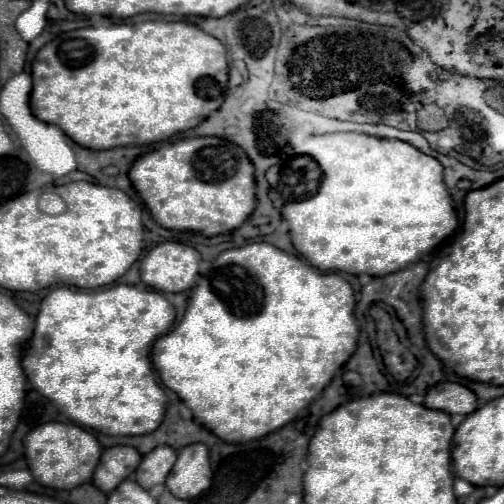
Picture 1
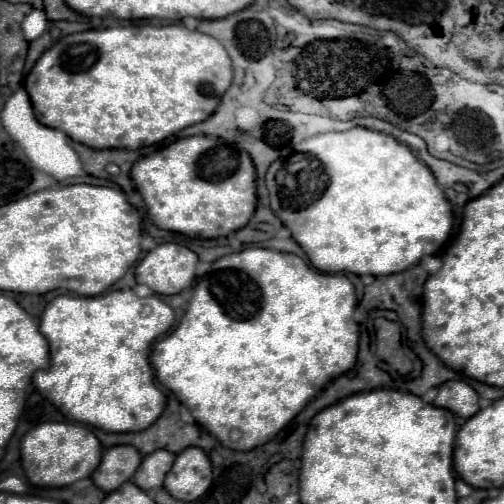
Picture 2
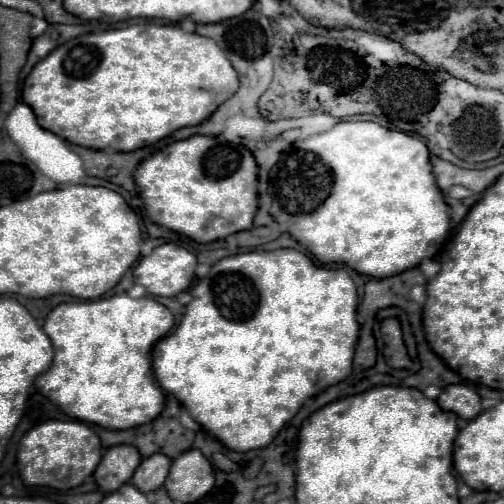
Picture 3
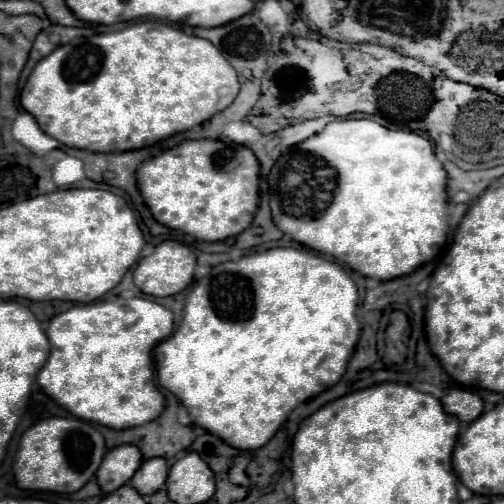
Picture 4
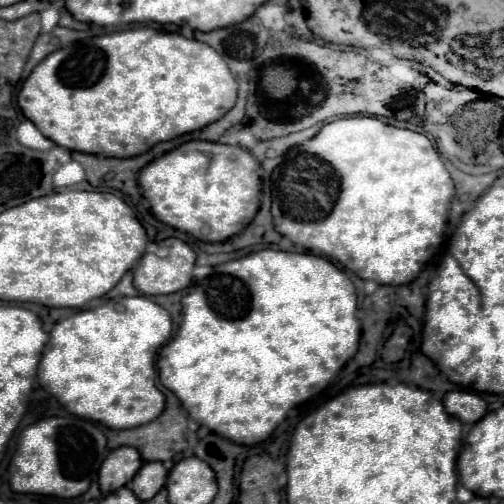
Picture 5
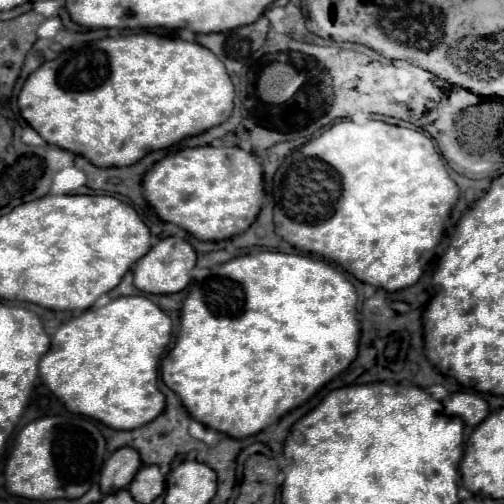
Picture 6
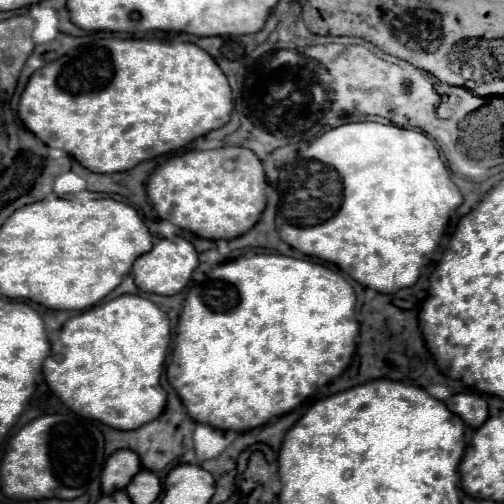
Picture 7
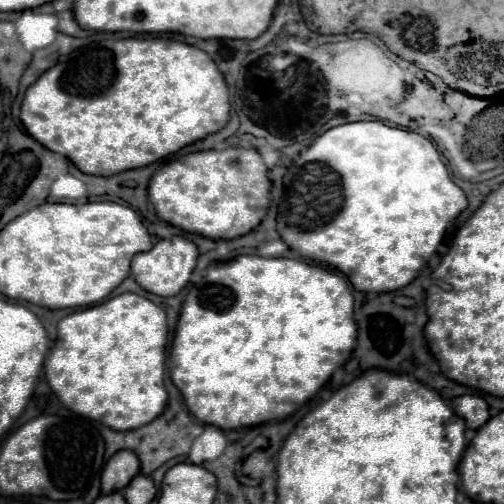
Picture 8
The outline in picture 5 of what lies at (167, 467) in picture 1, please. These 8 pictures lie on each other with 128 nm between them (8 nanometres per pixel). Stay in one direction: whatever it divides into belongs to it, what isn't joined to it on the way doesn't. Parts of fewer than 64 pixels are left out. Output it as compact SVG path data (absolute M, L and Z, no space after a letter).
M144 462L140 472L128 484L128 488L144 502L154 498L160 492L160 488L166 482L166 476L168 476L168 470L162 466L162 462Z

